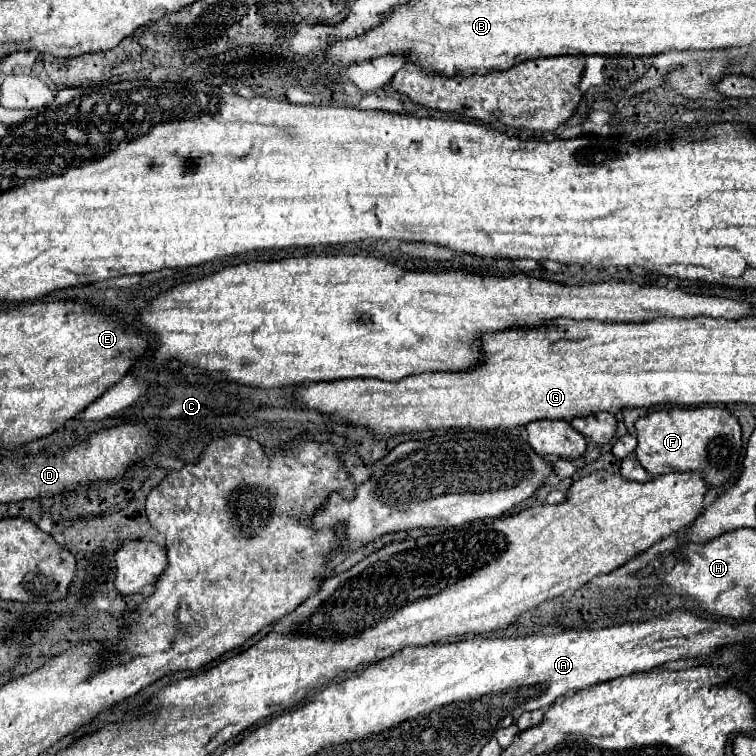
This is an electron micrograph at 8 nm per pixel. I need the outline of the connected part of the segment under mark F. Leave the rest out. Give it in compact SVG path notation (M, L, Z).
M663 408L639 418L635 428L639 442L635 456L651 476L699 470L705 474L707 484L713 490L719 490L729 482L729 478L737 478L741 472L741 426L725 408Z

